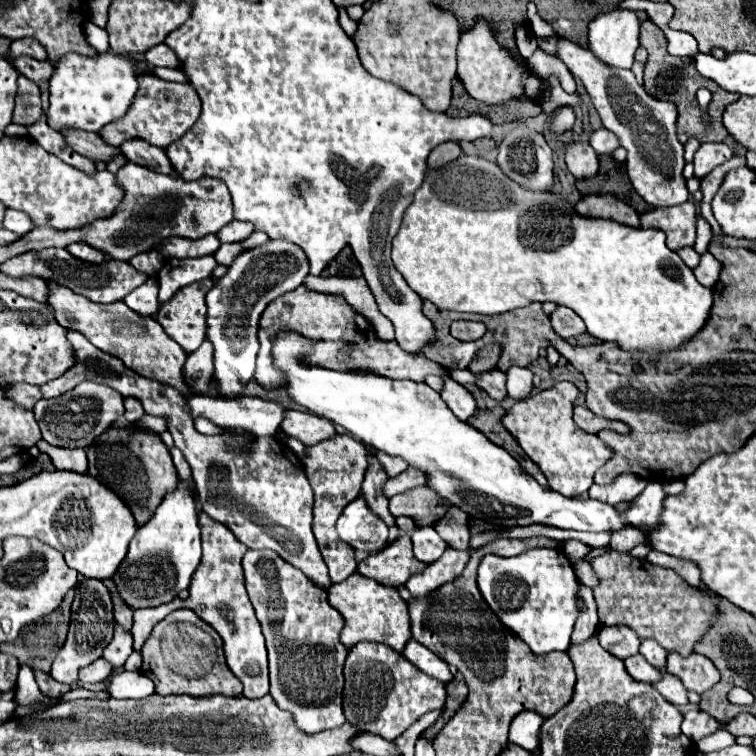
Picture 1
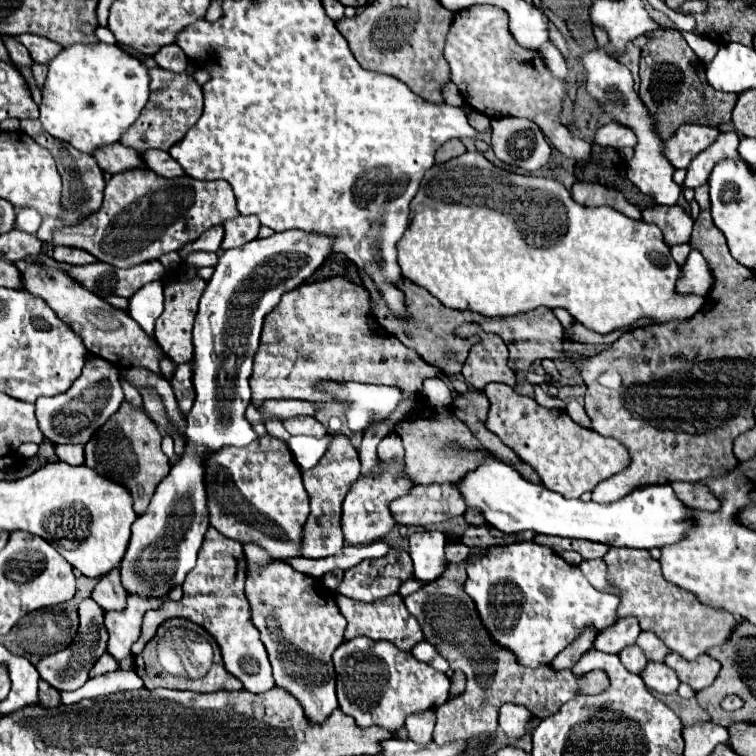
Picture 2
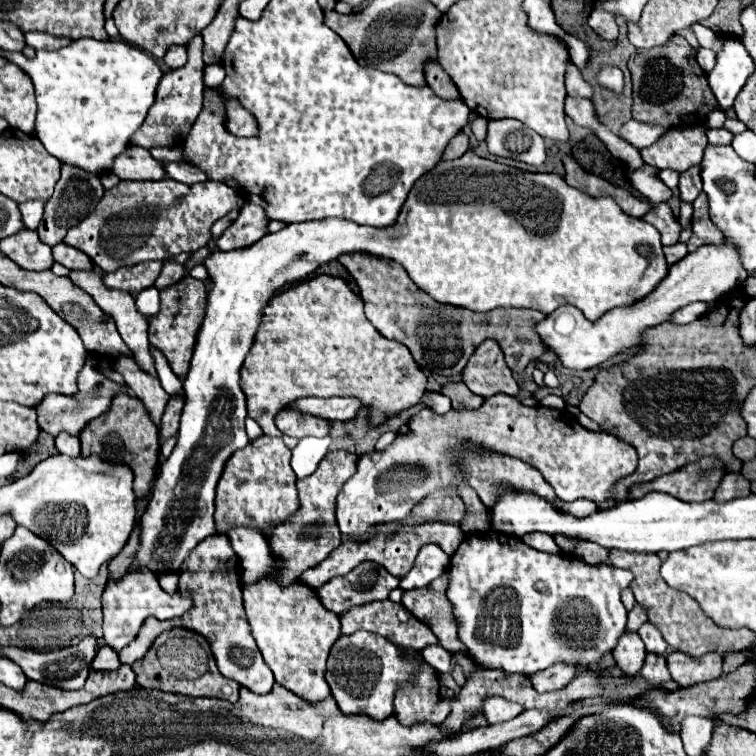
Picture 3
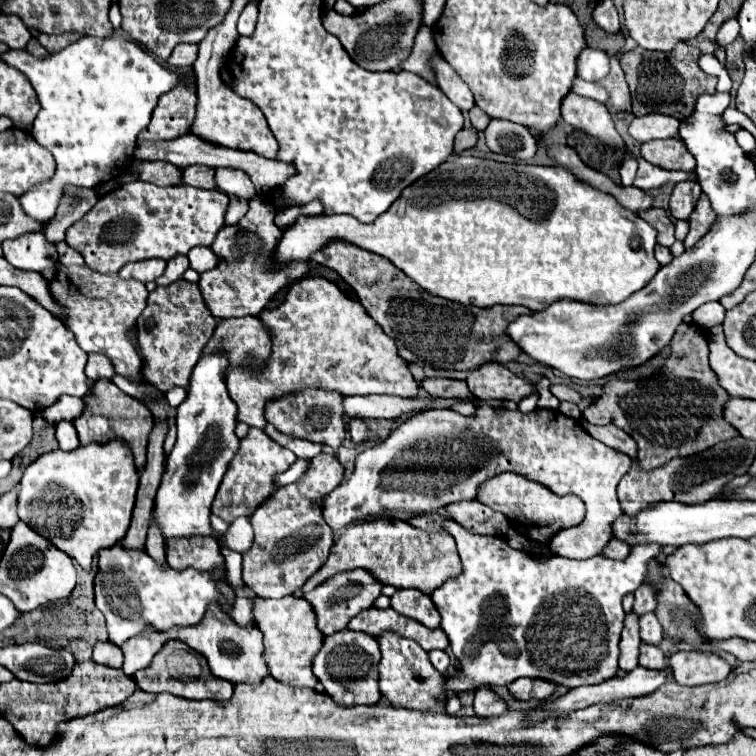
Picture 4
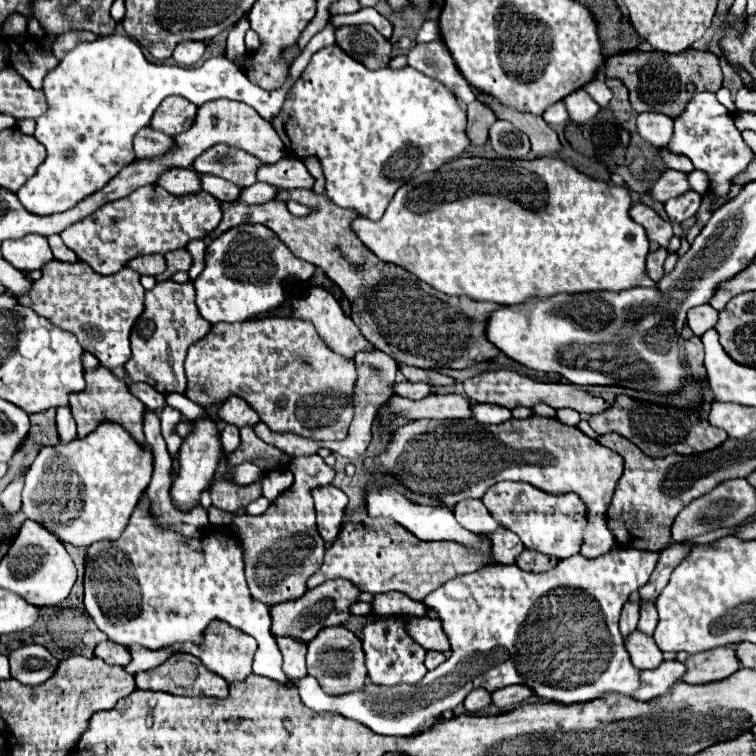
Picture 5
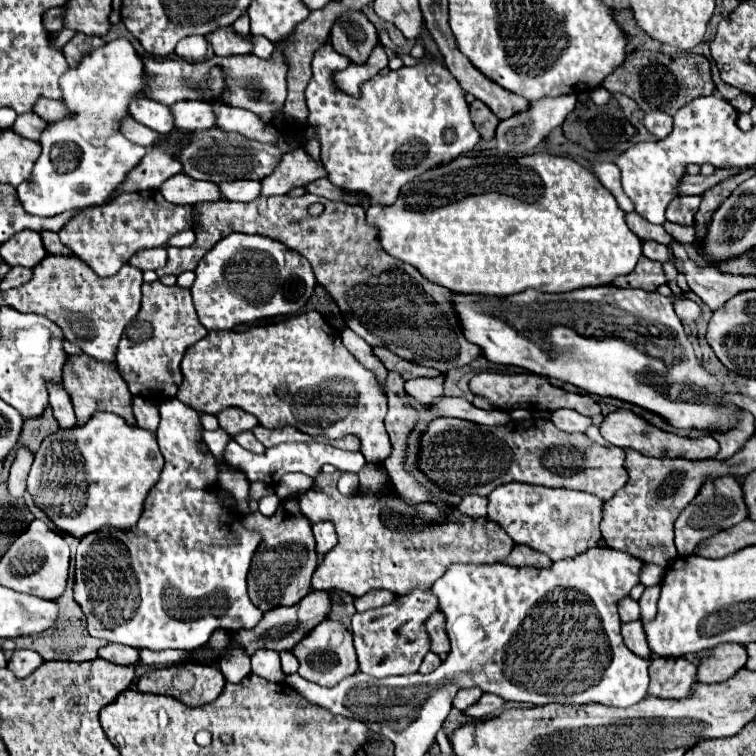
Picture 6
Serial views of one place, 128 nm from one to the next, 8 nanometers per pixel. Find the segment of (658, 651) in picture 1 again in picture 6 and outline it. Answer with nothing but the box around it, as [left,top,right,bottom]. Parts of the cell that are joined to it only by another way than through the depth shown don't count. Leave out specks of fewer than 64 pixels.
[638,586,660,620]

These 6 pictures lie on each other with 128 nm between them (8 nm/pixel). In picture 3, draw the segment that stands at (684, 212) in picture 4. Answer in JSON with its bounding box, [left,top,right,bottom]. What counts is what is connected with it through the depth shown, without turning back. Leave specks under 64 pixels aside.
[678,166,702,202]

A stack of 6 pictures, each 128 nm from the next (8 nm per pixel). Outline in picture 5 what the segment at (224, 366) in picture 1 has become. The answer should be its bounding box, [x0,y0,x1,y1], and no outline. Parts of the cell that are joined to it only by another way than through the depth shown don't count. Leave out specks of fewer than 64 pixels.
[170,158,654,515]

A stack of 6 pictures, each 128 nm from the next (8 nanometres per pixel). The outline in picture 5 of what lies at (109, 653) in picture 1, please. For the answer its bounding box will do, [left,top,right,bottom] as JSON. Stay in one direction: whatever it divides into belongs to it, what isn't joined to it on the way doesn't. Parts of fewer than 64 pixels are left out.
[84,494,288,682]

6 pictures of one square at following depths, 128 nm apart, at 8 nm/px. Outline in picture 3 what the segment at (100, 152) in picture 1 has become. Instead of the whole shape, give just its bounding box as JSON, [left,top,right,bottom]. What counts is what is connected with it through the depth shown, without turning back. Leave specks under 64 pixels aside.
[112,146,164,180]

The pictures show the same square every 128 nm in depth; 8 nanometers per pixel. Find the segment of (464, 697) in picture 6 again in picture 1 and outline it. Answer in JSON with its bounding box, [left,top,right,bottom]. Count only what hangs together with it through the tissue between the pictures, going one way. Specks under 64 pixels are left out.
[508,710,544,752]

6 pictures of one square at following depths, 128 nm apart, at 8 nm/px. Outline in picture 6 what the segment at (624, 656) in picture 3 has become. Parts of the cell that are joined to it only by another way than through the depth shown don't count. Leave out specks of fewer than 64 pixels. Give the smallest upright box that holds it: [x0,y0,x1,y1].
[618,596,640,622]

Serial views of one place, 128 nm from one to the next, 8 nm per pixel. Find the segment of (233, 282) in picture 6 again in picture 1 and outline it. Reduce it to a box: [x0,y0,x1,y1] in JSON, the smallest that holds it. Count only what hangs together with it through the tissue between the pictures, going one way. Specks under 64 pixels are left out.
[218,220,254,242]

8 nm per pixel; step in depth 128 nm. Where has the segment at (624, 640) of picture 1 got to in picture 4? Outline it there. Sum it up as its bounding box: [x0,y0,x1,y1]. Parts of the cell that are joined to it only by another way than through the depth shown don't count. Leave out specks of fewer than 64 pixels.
[634,582,658,616]

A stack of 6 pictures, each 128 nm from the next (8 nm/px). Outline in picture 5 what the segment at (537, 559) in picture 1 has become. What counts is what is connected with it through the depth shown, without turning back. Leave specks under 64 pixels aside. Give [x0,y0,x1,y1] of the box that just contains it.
[292,484,656,736]

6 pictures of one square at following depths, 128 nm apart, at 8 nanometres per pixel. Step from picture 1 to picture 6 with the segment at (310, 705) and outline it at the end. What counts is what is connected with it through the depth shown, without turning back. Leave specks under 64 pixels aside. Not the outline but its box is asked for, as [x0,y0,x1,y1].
[280,652,298,674]

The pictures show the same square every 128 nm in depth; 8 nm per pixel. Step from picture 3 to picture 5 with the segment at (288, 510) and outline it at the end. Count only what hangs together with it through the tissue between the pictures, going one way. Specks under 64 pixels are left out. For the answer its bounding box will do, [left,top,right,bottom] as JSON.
[210,426,284,514]

